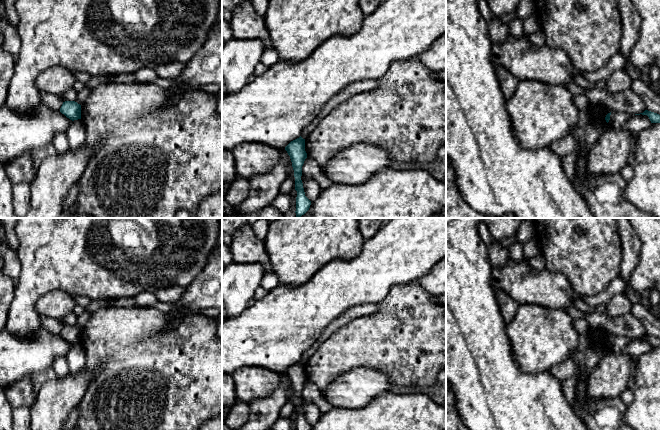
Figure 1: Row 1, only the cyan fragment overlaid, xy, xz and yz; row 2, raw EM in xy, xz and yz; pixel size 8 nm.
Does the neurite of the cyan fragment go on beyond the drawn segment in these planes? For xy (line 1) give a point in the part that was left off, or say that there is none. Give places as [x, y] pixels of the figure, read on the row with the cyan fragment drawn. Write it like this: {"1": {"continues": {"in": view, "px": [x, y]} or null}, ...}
{"1": {"continues": null}}

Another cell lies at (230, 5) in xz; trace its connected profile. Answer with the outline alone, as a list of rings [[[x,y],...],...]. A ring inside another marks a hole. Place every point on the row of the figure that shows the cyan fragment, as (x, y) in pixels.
[[[222,0],[222,10],[226,9],[232,12],[244,1],[246,0]]]

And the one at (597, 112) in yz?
[[[590,104],[590,109],[588,111],[590,120],[598,125],[608,124],[605,117],[610,112],[612,111],[609,108],[600,104]]]

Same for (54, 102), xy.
[[[39,91],[39,96],[41,98],[41,103],[53,111],[60,110],[64,102],[60,96],[48,93],[46,91]]]

